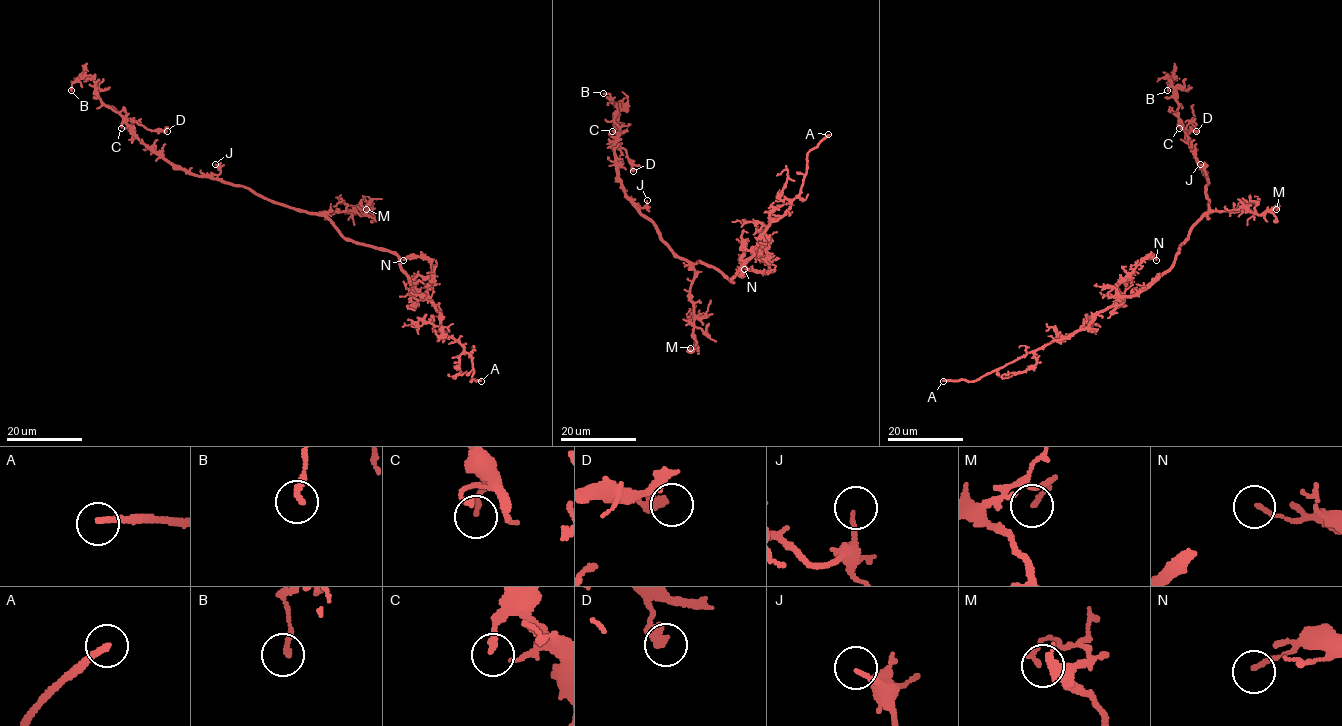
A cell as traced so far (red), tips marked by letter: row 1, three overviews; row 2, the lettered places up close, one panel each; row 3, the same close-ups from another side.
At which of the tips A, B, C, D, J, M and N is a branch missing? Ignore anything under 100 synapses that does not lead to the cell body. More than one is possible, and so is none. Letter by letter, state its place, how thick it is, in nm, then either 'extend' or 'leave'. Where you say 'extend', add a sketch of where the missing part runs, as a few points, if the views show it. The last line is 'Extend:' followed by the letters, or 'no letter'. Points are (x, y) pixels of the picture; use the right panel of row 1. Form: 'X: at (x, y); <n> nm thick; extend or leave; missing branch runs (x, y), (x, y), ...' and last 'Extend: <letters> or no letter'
A: at (943, 381); 200 nm thick; extend; missing branch runs (943, 381), (925, 386), (908, 385), (902, 402), (896, 405), (891, 405), (888, 393)
B: at (1167, 90); 190 nm thick; leave
C: at (1179, 128); 180 nm thick; leave
D: at (1196, 131); 320 nm thick; leave
J: at (1200, 164); 130 nm thick; leave
M: at (1276, 209); 150 nm thick; leave
N: at (1156, 260); 150 nm thick; leave
Extend: A

